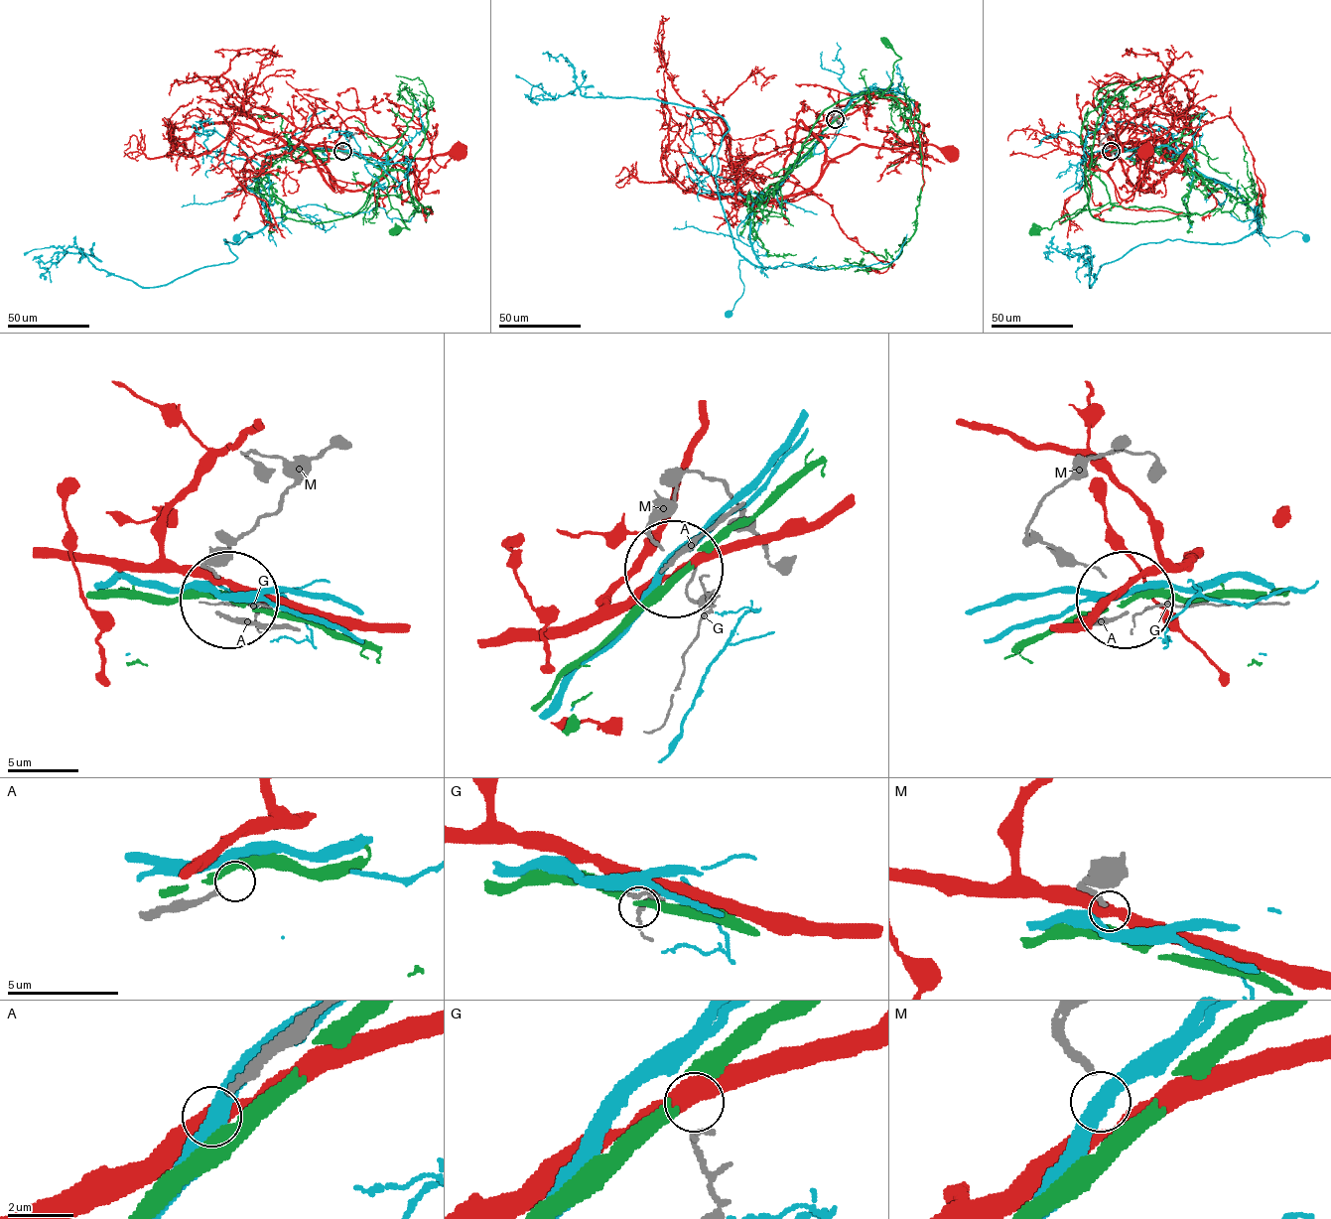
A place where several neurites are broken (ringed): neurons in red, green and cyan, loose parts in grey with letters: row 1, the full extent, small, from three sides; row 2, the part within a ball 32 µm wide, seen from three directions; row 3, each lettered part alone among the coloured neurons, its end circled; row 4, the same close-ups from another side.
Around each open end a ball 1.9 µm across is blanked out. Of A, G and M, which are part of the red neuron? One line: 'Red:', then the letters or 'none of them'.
Red: M

